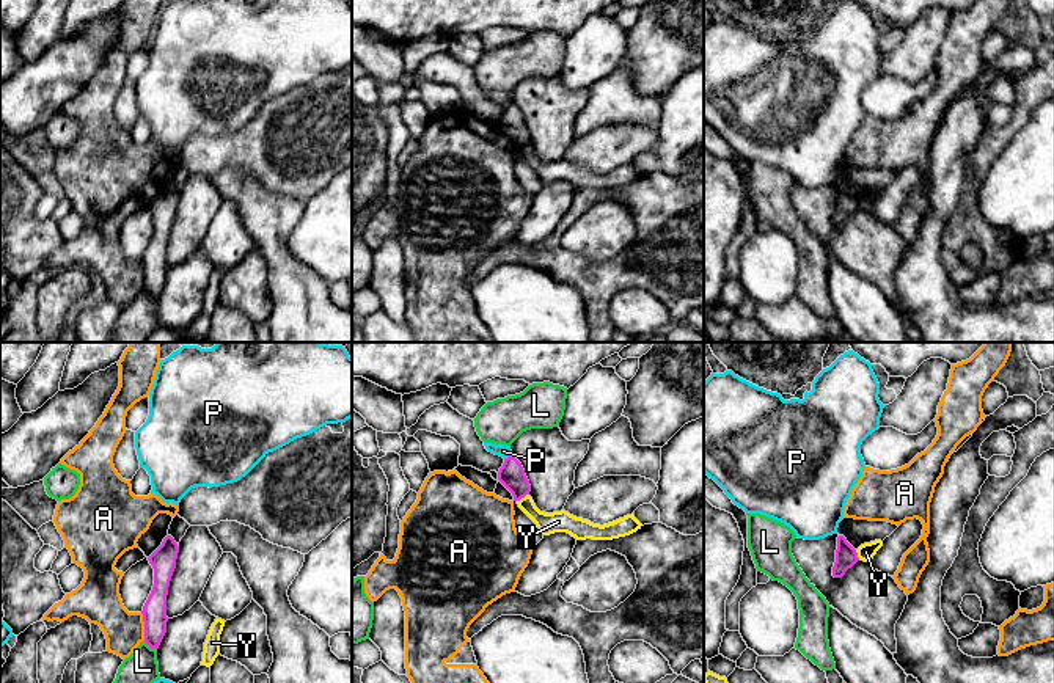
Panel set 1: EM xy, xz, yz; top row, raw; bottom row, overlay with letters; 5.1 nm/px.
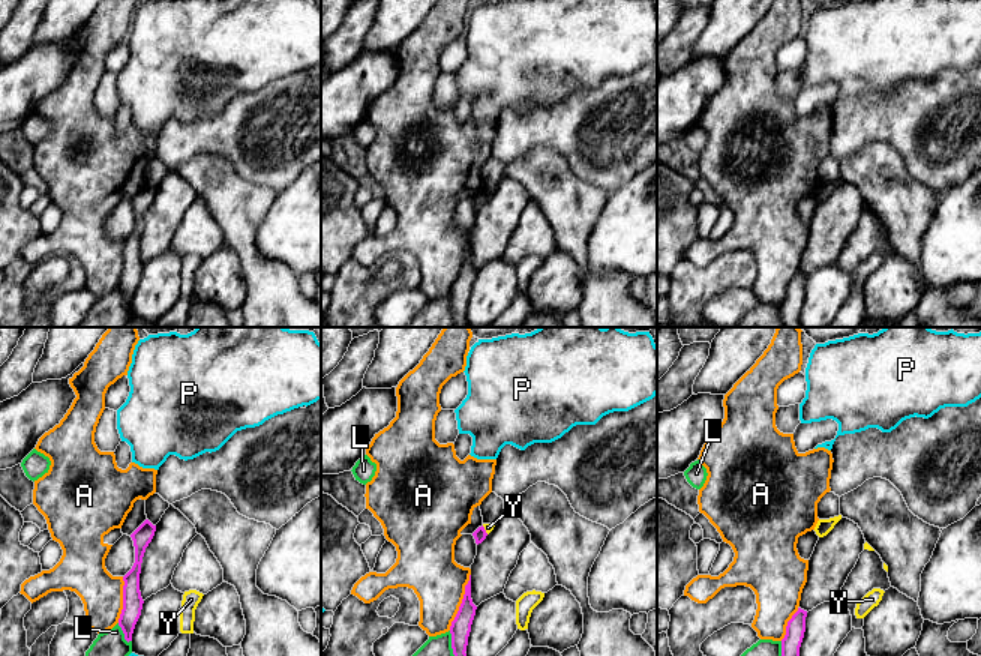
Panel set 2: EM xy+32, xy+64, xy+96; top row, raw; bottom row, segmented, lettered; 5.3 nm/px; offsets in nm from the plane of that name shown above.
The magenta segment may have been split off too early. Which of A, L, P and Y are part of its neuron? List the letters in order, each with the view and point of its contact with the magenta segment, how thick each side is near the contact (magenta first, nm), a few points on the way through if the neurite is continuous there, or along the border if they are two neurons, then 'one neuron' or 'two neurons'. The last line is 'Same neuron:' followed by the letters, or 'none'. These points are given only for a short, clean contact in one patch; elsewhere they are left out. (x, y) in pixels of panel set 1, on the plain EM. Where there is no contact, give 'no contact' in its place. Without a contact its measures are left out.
A: xy (145, 275) | 130/200 nm | two neurons
L: xy (150, 294) | 130/190 nm | two neurons
P: xz (509, 104) | 140/70 nm | two neurons
Y: xz (522, 145) | 140/110 nm | along xz (528, 142), (517, 149) | two neurons
Same neuron: none

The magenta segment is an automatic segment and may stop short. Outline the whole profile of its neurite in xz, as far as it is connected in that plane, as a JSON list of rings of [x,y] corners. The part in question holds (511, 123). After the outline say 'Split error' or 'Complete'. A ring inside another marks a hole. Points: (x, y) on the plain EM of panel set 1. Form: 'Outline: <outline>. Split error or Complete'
Outline: [[[514,104],[504,107],[504,111],[498,119],[498,129],[512,141],[514,149],[520,149],[531,140],[525,118]]]. Complete

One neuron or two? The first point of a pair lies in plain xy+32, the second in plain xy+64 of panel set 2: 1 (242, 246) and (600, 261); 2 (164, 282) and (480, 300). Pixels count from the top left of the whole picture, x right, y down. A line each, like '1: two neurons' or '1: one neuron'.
1: two neurons
2: one neuron

